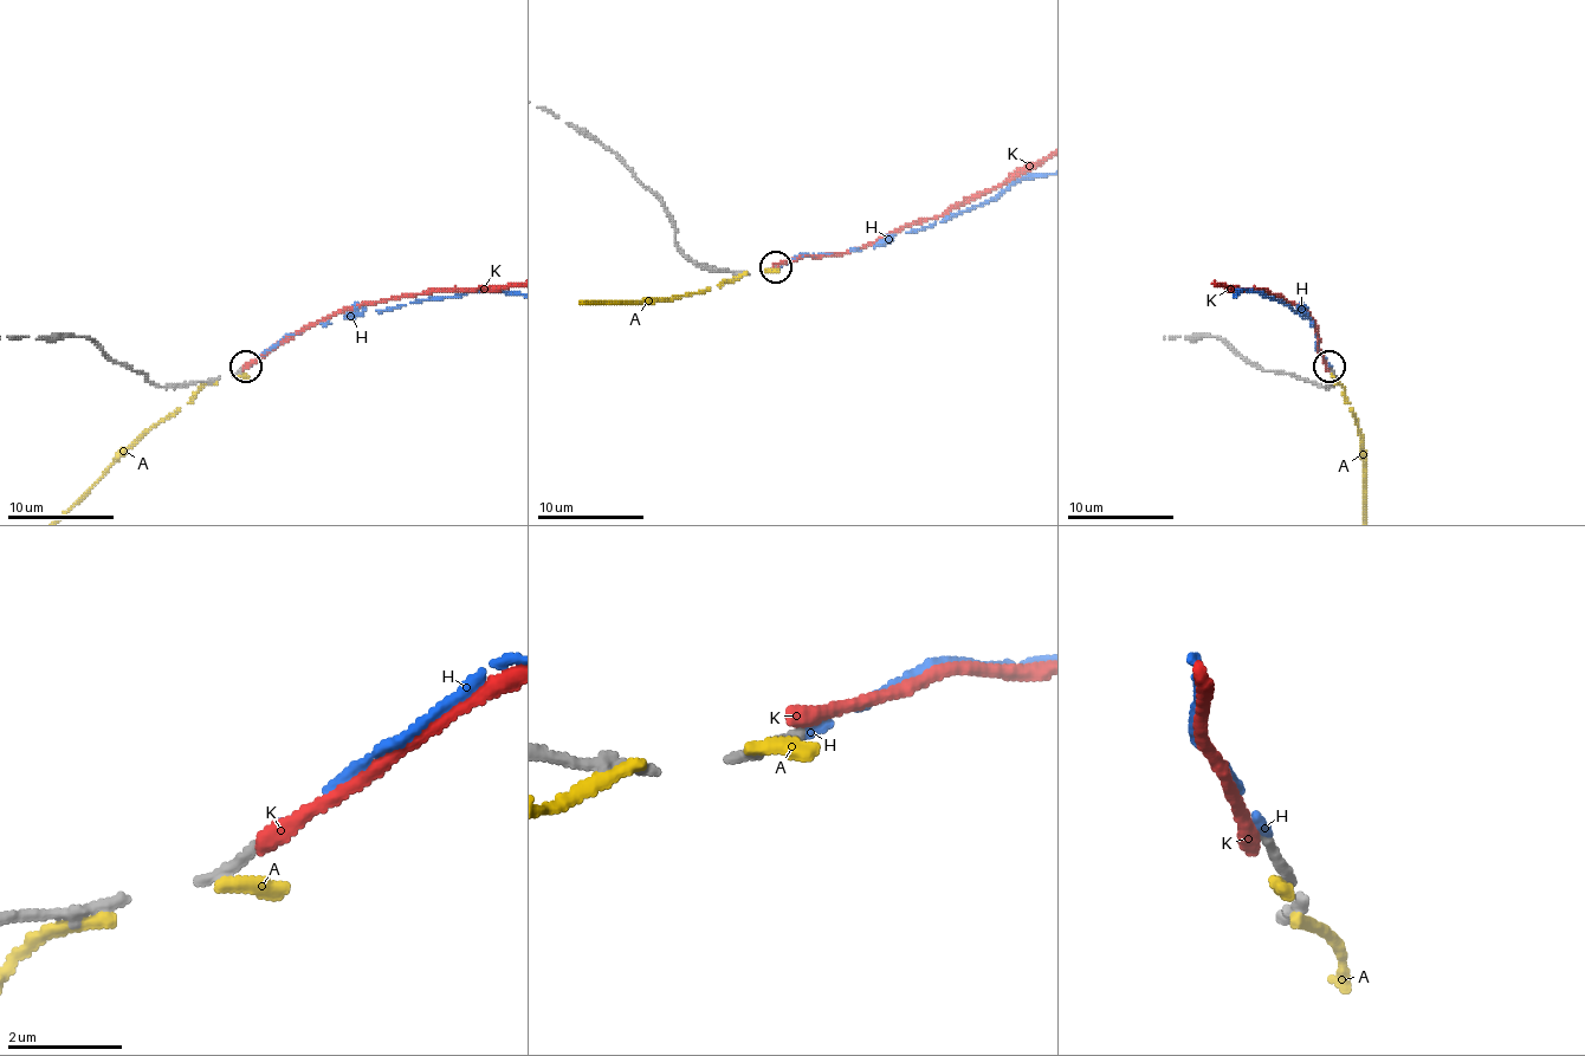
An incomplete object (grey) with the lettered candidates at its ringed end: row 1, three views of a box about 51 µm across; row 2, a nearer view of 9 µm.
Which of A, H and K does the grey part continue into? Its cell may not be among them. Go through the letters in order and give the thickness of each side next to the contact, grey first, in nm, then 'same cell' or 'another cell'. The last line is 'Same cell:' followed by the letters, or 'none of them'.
A: 200/260 nm | another cell
H: 160/140 nm | same cell
K: 150/360 nm | another cell
Same cell: H

